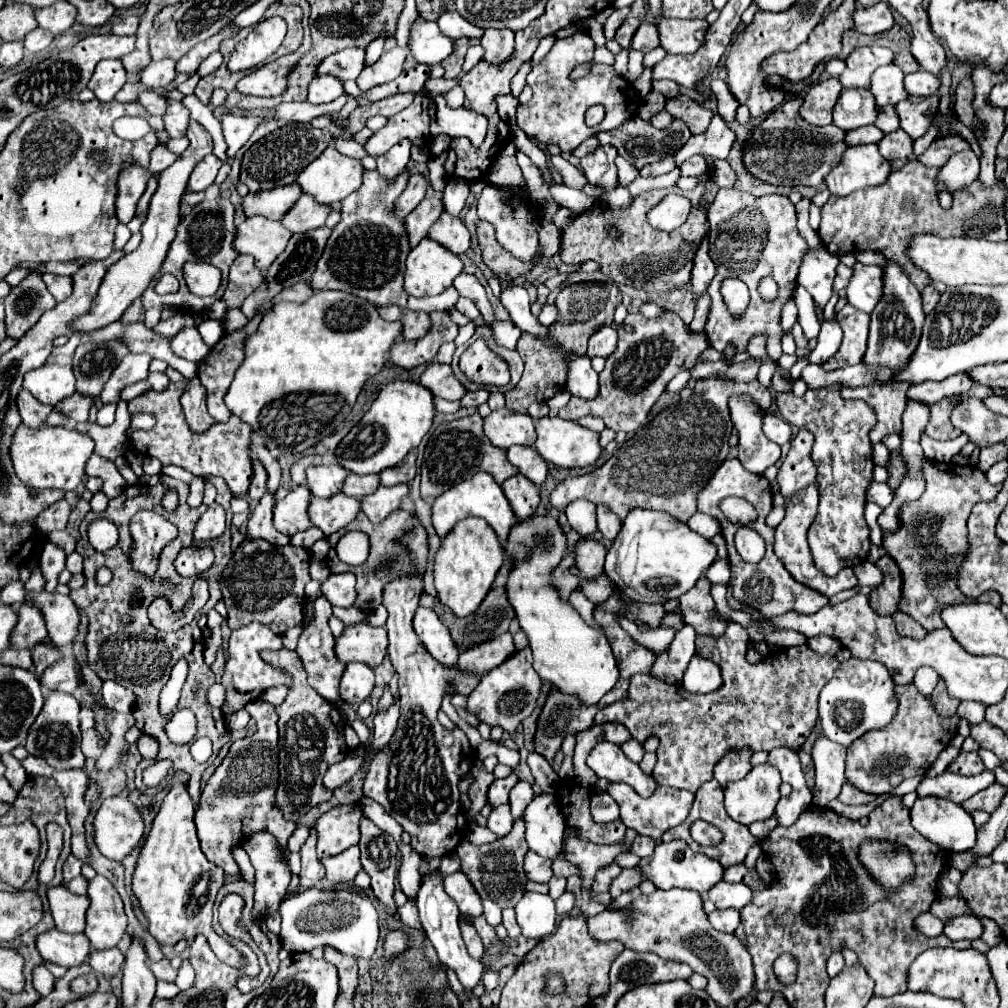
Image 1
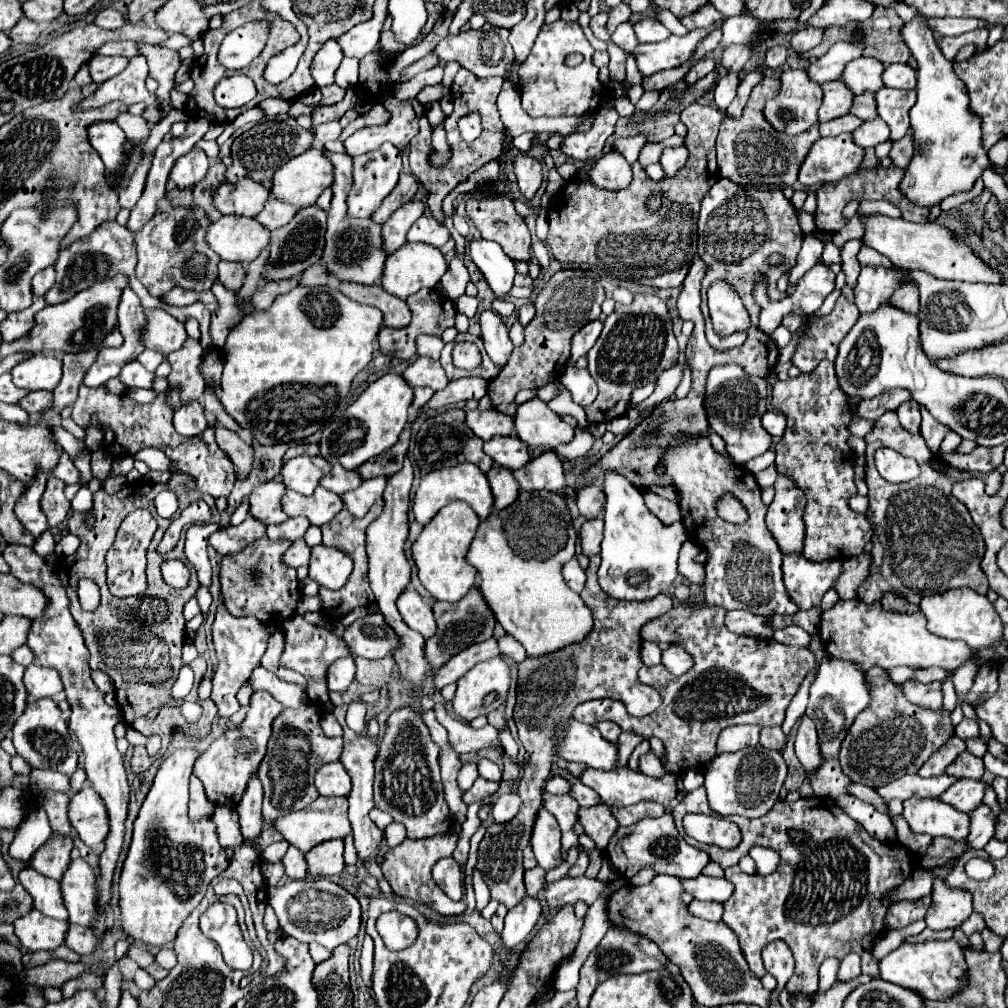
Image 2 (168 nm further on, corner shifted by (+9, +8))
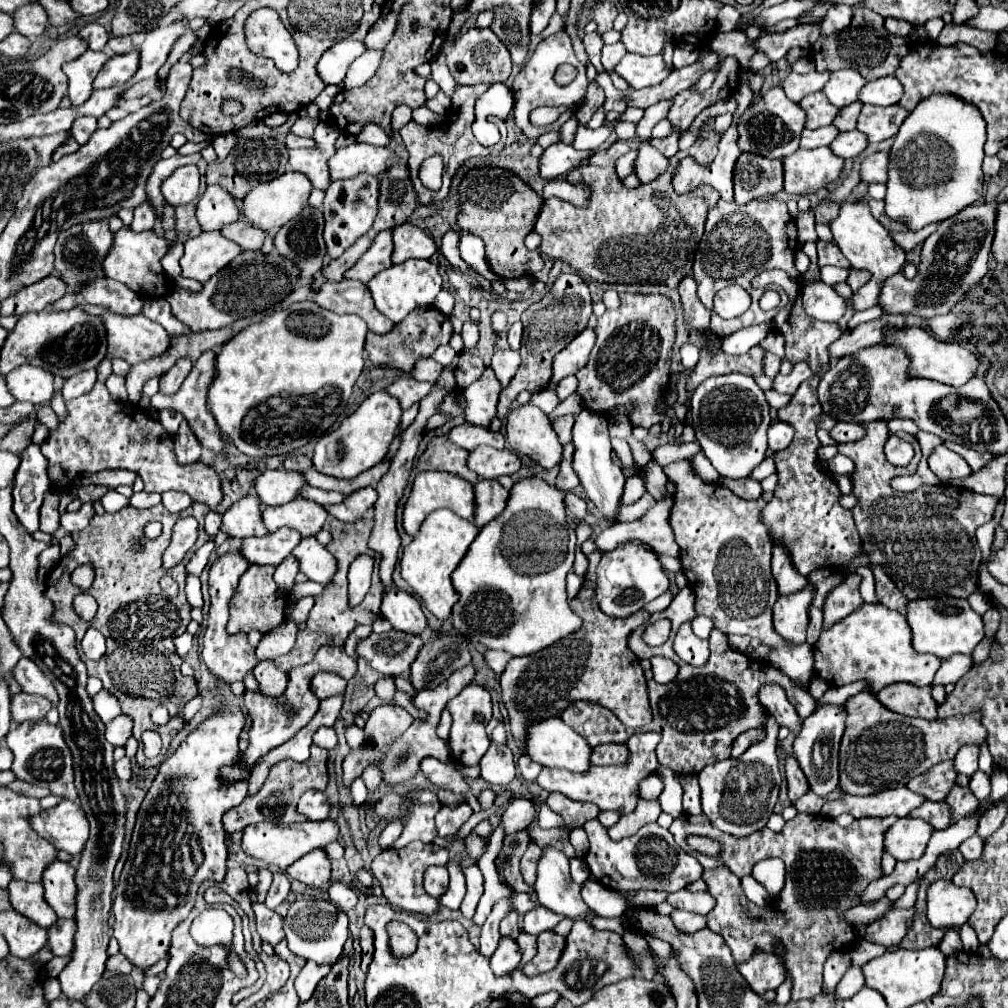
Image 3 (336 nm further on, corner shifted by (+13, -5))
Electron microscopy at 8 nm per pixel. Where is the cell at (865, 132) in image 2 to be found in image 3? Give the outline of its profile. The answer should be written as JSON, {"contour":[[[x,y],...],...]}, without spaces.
{"contour":[[[856,129],[854,131],[846,131],[846,133],[840,133],[834,143],[830,145],[830,149],[842,157],[842,159],[856,159],[864,149],[868,147],[868,141],[866,137],[862,137],[862,133],[858,133]]]}

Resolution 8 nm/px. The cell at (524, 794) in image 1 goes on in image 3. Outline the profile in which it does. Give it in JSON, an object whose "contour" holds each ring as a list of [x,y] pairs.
{"contour":[[[492,743],[480,761],[482,777],[492,785],[508,785],[514,779],[512,751],[506,745]]]}

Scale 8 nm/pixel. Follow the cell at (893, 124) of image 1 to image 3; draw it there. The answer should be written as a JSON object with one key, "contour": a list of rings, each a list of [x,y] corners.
{"contour":[[[856,101],[844,109],[840,109],[838,117],[834,119],[834,125],[840,129],[840,131],[852,131],[856,129],[856,123],[858,123],[858,113],[862,109],[862,103]]]}

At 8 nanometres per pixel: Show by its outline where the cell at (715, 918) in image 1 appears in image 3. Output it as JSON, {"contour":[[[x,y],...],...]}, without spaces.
{"contour":[[[674,911],[672,915],[672,921],[676,925],[676,929],[680,931],[700,931],[706,927],[706,917],[704,915],[698,915],[698,913],[690,913],[690,911]]]}

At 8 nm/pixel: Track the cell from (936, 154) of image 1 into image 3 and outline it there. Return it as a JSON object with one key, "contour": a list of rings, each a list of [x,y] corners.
{"contour":[[[880,151],[880,153],[866,157],[862,161],[862,167],[860,167],[862,181],[866,181],[866,183],[886,183],[888,163],[890,163],[888,151]]]}

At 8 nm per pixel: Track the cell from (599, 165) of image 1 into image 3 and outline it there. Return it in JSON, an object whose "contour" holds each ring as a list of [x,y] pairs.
{"contour":[[[556,143],[556,145],[550,145],[540,157],[540,173],[546,179],[556,179],[576,169],[578,165],[582,165],[582,161],[586,161],[588,157],[590,157],[590,151],[576,151],[570,145]]]}

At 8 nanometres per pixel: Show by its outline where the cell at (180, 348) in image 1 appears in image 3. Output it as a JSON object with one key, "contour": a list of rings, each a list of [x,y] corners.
{"contour":[[[84,303],[84,311],[92,313],[92,315],[100,315],[104,319],[104,325],[106,325],[106,331],[108,331],[108,353],[112,357],[120,357],[120,359],[128,361],[130,365],[148,361],[152,357],[160,357],[160,355],[164,355],[170,349],[168,331],[162,325],[146,319],[142,313],[134,315],[134,317],[122,317],[122,315],[110,313],[108,309],[102,309],[102,307],[96,307],[96,305],[88,305],[88,303]]]}

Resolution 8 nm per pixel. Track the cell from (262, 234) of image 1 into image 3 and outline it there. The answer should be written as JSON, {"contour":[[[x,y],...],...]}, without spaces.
{"contour":[[[220,231],[202,233],[184,243],[184,255],[180,259],[182,275],[198,281],[208,281],[218,269],[224,269],[242,249],[234,241],[222,237]]]}

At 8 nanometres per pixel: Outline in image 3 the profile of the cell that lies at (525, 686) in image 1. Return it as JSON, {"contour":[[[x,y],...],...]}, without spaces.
{"contour":[[[468,685],[464,687],[450,703],[448,709],[452,713],[452,729],[450,729],[450,739],[448,745],[452,749],[452,757],[462,763],[462,765],[478,765],[482,755],[488,751],[490,747],[490,737],[486,735],[484,727],[486,723],[492,719],[492,701],[490,701],[490,693],[486,687],[482,685]]]}

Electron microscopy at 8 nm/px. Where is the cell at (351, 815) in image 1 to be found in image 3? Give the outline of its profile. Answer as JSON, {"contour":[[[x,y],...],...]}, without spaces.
{"contour":[[[304,821],[304,823],[294,823],[294,825],[272,825],[272,823],[258,823],[258,825],[248,825],[244,829],[244,837],[242,837],[242,849],[256,857],[262,859],[266,865],[286,871],[294,861],[298,861],[300,857],[304,857],[306,853],[314,851],[314,849],[322,849],[328,843],[334,843],[340,835],[340,827],[330,821]]]}

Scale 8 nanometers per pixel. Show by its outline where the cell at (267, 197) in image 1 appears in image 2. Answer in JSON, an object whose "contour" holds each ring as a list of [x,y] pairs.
{"contour":[[[240,180],[236,184],[220,182],[214,190],[214,206],[222,214],[238,216],[256,216],[262,210],[262,204],[270,198],[268,188],[254,180]]]}

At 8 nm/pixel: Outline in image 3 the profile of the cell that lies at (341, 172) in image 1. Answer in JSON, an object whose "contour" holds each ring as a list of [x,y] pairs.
{"contour":[[[286,171],[282,177],[262,183],[258,187],[254,187],[242,201],[242,215],[246,221],[250,221],[254,227],[266,229],[266,231],[274,231],[280,229],[282,225],[286,225],[288,221],[292,221],[294,217],[298,217],[298,213],[304,209],[304,205],[308,203],[310,191],[314,187],[310,185],[310,179],[304,173],[292,173]]]}

